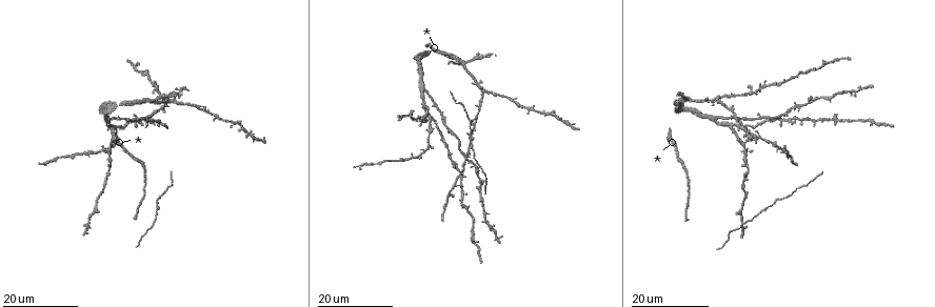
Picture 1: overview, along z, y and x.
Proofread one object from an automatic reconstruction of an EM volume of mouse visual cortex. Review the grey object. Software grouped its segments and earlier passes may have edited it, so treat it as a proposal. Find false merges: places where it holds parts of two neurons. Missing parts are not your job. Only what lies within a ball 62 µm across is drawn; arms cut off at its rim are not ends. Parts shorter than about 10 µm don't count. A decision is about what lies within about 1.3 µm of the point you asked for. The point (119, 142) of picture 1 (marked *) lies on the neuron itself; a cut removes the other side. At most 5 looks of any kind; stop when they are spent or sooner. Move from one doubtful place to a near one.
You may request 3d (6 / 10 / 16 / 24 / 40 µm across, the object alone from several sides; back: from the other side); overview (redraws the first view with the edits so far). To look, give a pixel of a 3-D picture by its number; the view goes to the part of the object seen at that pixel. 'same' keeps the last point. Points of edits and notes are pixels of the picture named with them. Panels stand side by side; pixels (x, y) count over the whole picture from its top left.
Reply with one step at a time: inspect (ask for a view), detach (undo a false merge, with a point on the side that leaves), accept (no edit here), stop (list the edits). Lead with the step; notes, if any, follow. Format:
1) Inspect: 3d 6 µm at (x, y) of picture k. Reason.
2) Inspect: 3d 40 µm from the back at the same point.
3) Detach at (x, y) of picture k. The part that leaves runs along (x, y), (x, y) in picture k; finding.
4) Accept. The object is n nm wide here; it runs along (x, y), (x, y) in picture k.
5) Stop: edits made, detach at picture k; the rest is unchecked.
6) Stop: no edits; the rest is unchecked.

Inspect: 3d 16 µm at (873, 120) of picture 1. Thin arm on a thick one.

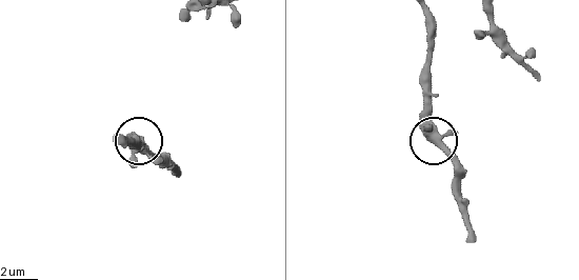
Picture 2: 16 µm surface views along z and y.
Inspect: 3d 10 µm at the same point. Zoom in.

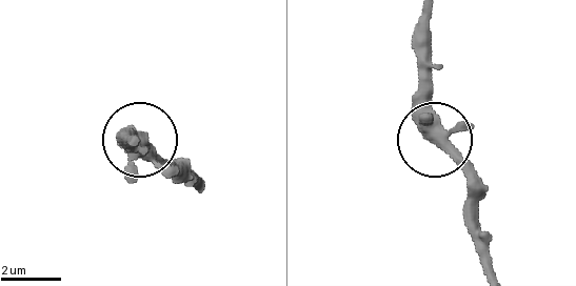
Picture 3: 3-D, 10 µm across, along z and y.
Inspect: 3d 10 µm from the back at the same point.

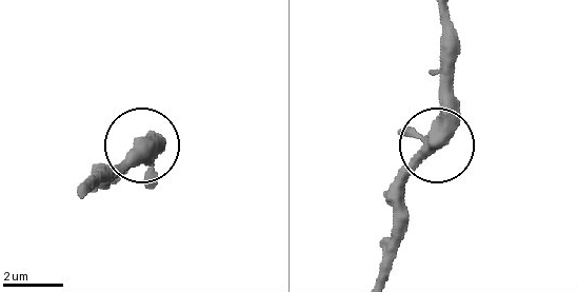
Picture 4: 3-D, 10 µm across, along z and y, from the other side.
Accept. 4 arms meet here; continuous, no second neuron.

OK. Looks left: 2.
Inspect: 3d 24 µm at (730, 127) of picture 1. Looks like a crossing.

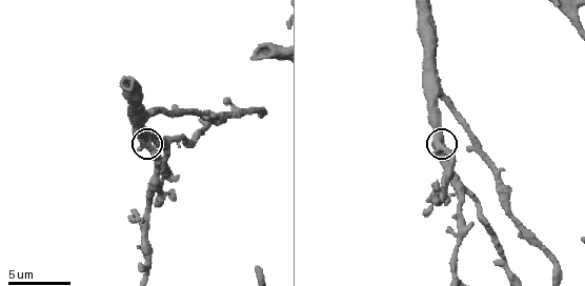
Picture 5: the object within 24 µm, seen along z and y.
Inspect: 3d 10 µm at (150, 140) of picture 5.

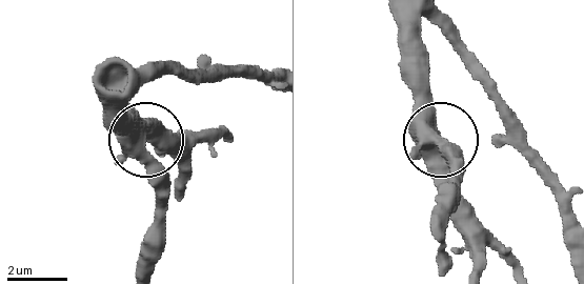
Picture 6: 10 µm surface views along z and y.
Accept. The side arm is 34 µm long; 4 arms meet here; continuous, no second neuron.

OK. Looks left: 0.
Stop: no edits; the rest is unchecked.

